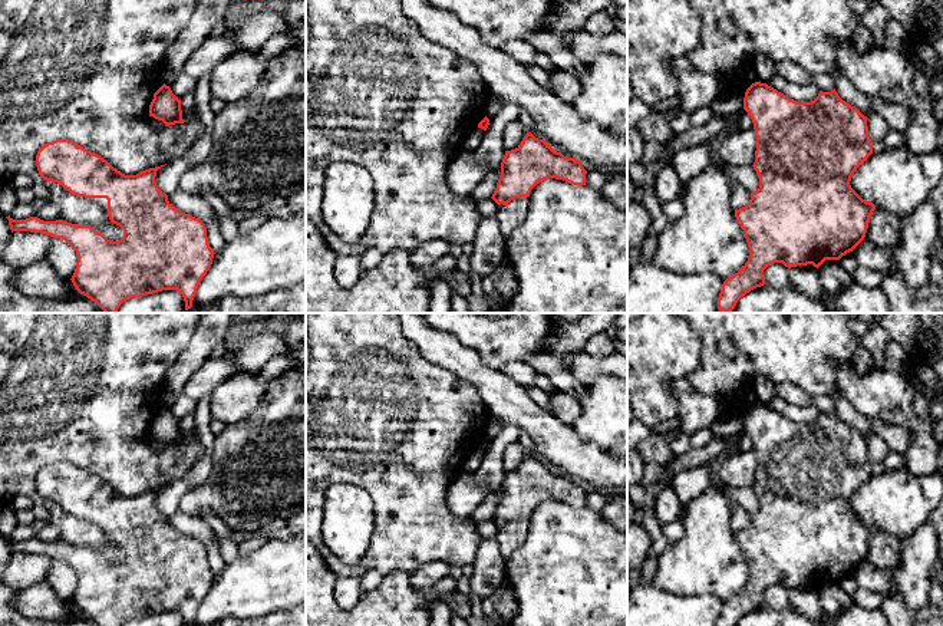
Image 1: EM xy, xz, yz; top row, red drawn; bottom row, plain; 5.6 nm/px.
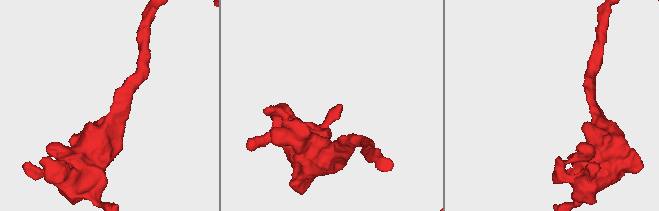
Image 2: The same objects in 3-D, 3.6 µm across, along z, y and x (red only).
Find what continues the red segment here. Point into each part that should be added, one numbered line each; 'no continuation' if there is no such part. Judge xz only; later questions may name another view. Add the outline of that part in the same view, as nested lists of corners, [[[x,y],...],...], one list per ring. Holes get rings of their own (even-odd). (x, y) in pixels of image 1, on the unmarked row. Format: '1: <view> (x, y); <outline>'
no continuation

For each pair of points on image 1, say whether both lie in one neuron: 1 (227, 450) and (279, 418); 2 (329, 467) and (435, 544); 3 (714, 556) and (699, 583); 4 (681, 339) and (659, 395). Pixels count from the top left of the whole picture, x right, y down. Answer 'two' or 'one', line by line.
1: one
2: one
3: one
4: one

